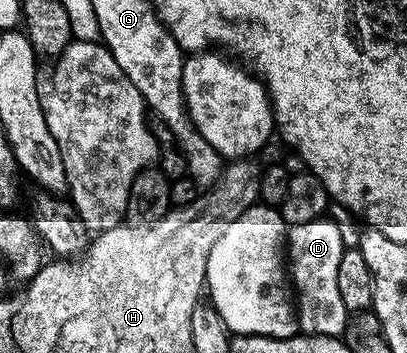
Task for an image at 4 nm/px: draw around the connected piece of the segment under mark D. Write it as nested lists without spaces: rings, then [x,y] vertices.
[[[331,217],[305,221],[305,225],[287,228],[285,255],[289,260],[289,279],[293,284],[294,298],[297,300],[297,327],[304,335],[342,336],[349,313],[345,309],[345,301],[341,301],[341,292],[337,285],[337,265],[341,265],[344,250],[343,231]]]

